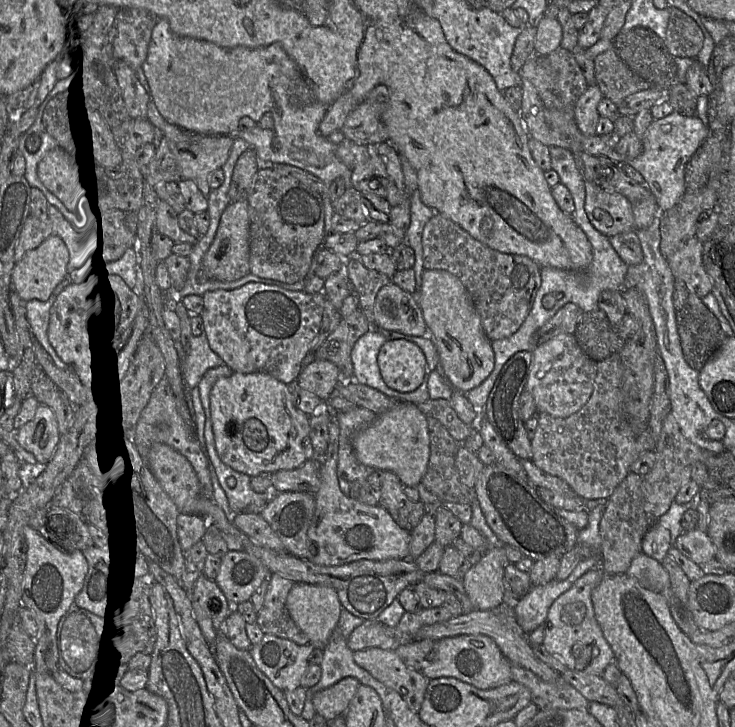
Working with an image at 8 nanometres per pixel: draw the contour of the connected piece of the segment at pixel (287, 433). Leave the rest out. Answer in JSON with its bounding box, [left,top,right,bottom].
[210,372,310,477]

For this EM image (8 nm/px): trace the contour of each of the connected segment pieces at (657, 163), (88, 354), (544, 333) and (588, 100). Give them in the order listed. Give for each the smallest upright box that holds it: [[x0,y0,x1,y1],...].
[[630,111,708,214],[49,275,144,386],[536,303,584,345],[574,84,602,135]]

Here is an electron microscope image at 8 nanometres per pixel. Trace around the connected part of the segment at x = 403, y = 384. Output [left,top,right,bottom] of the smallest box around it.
[377,339,427,392]

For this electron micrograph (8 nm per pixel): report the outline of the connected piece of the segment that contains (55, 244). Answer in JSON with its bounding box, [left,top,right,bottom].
[11,231,69,300]

